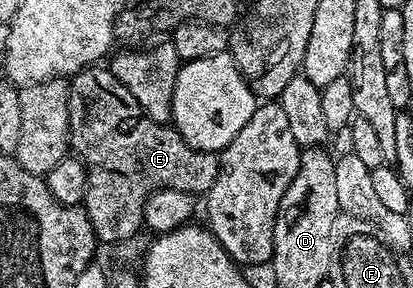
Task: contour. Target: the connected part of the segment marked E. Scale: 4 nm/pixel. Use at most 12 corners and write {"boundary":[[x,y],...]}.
{"boundary":[[108,66],[68,85],[100,244],[163,188],[208,194],[220,156],[154,121]]}

